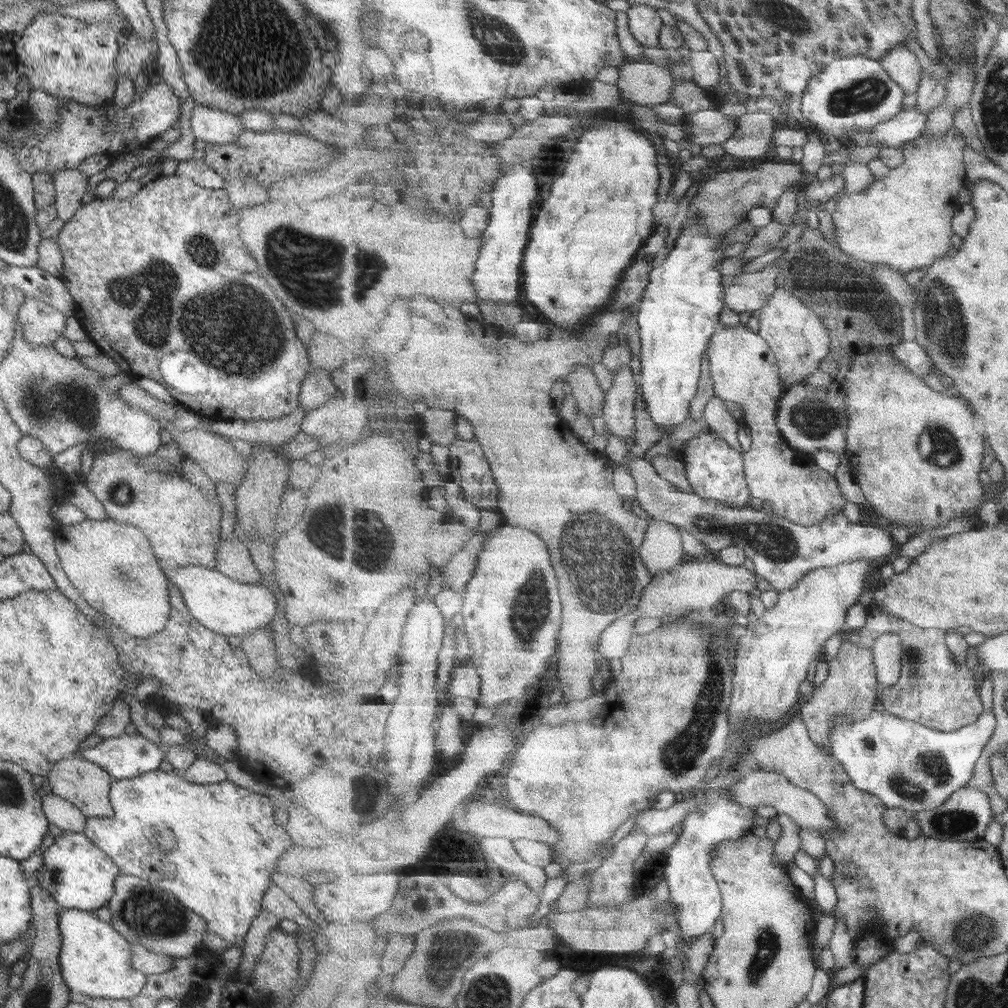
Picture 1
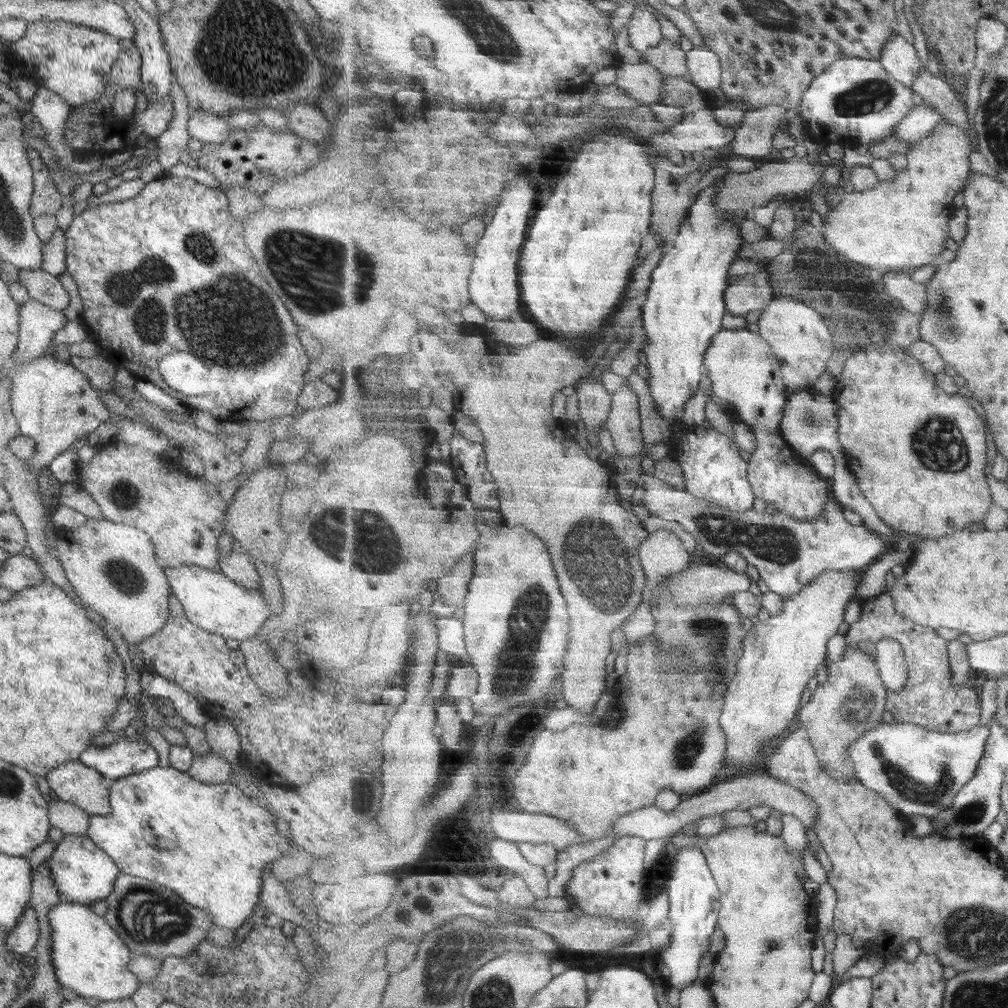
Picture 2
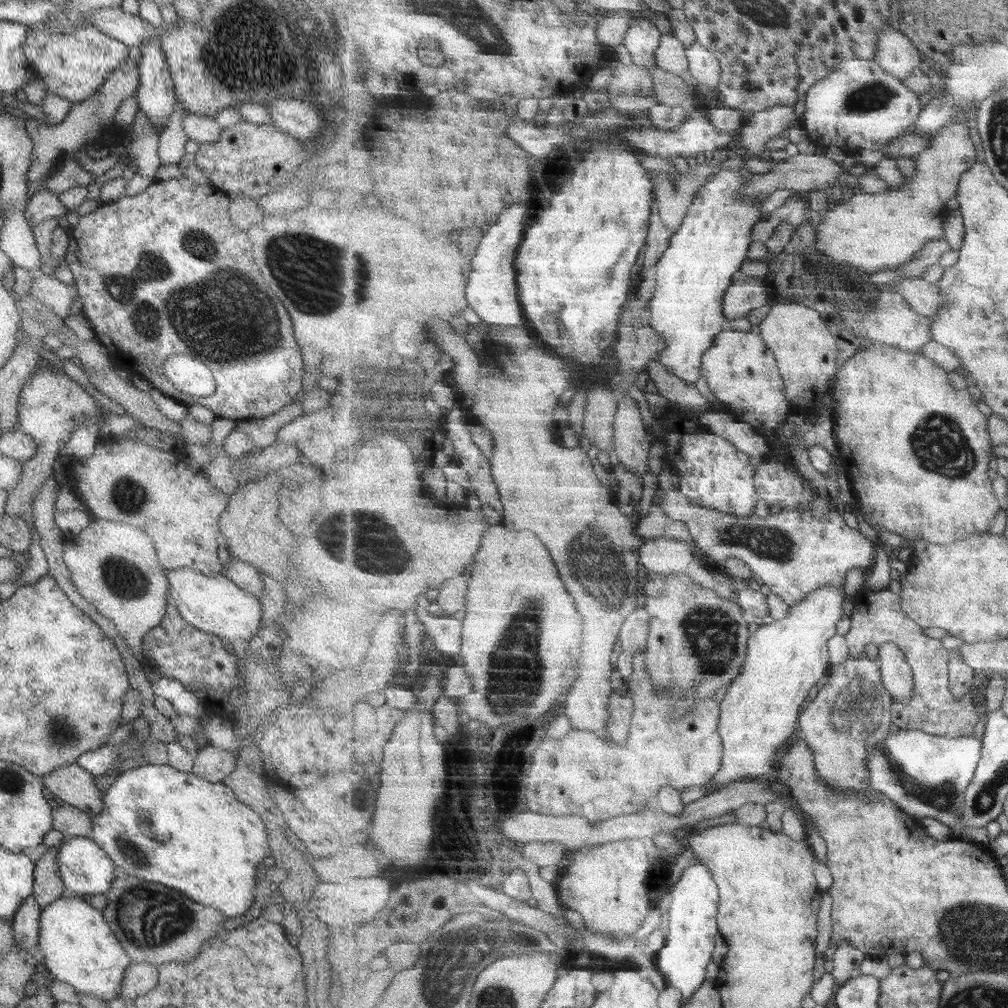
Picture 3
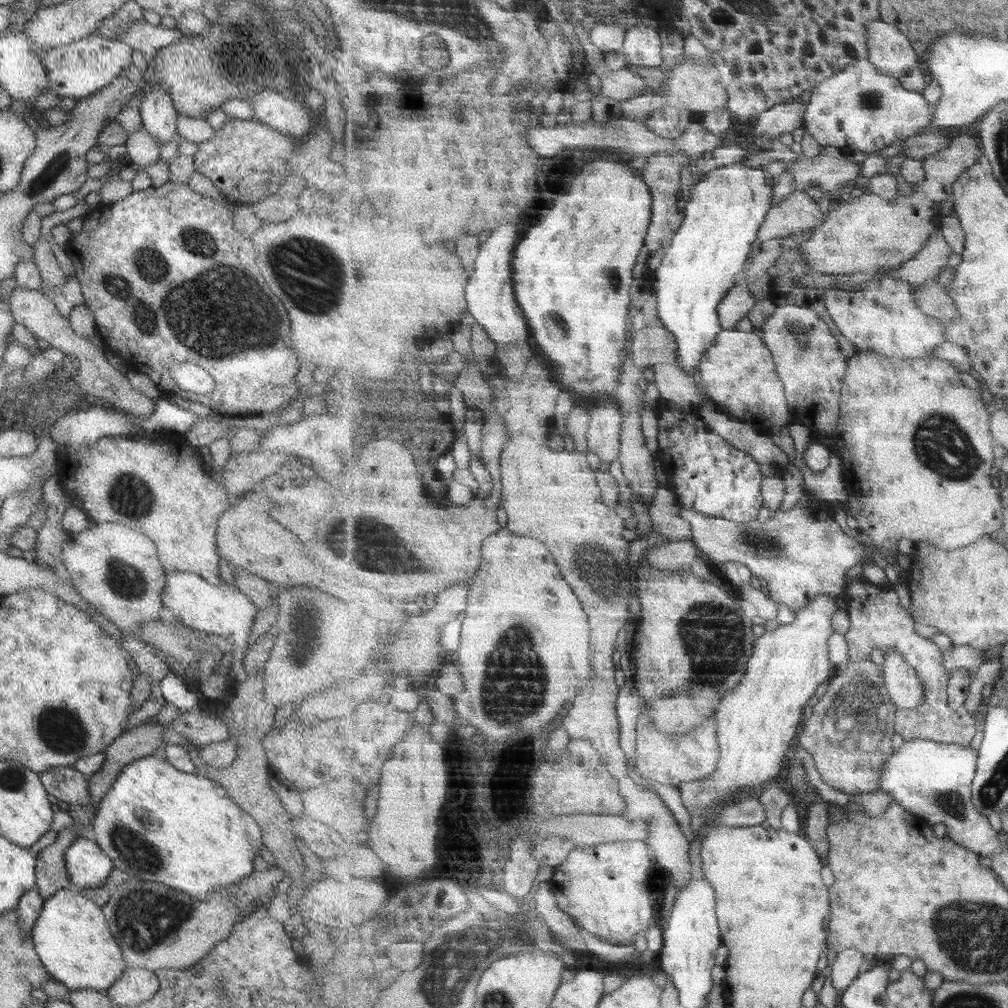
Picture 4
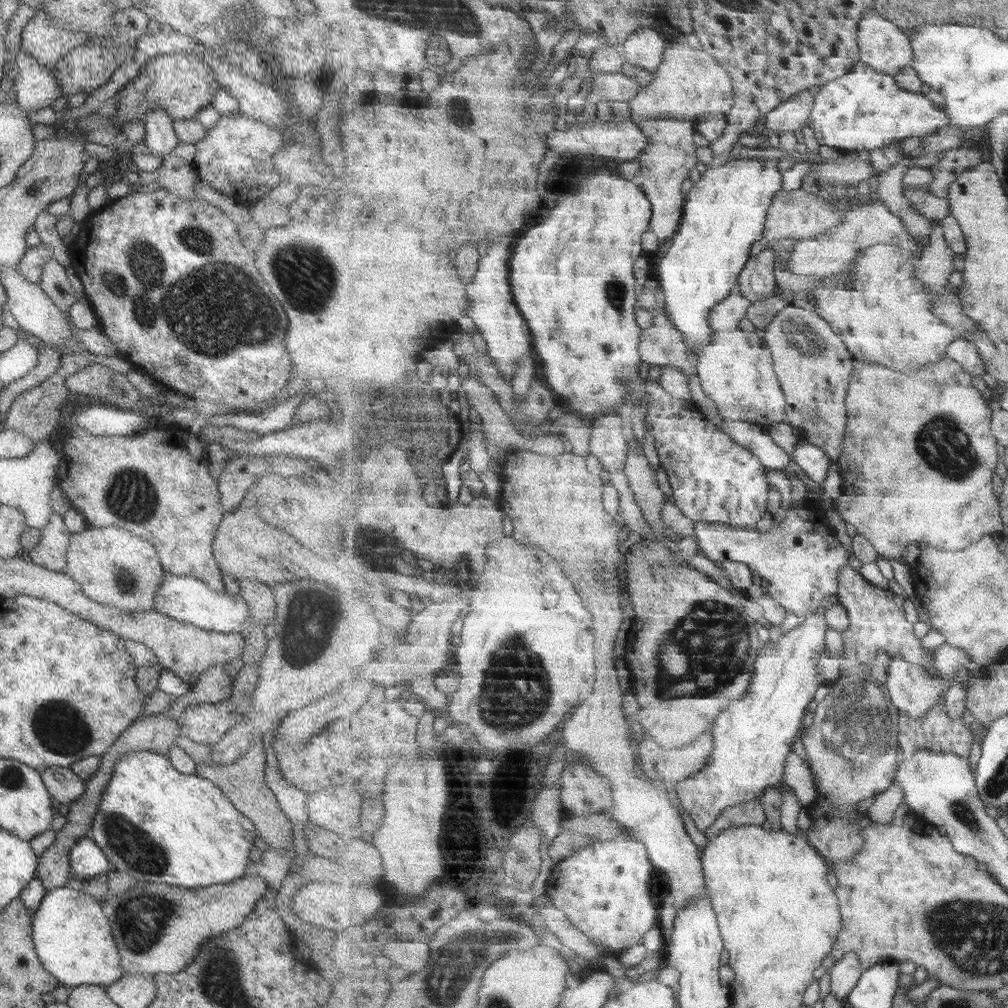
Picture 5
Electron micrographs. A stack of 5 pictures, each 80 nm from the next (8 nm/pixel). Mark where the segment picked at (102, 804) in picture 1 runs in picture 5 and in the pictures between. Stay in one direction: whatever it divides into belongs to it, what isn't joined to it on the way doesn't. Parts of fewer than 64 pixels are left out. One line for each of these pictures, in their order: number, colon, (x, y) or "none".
2: (72, 782)
3: (71, 785)
4: (65, 784)
5: (60, 782)

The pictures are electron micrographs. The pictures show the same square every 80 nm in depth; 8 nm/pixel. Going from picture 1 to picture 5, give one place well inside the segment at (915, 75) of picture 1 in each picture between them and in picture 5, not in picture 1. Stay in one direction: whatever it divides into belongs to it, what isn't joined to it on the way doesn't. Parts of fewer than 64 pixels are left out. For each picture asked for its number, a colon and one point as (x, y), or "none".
2: (900, 58)
3: (896, 54)
4: (891, 51)
5: (883, 46)

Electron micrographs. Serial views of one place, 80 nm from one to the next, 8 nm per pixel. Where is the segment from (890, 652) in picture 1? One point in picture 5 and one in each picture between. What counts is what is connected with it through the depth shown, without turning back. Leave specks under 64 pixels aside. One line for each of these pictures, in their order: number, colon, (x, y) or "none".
2: (891, 659)
3: (898, 676)
4: (903, 684)
5: (912, 688)

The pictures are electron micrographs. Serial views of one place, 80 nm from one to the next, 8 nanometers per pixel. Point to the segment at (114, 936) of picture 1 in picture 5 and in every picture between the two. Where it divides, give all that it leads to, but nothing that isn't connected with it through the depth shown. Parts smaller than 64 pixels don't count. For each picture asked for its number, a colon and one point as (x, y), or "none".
2: (87, 956)
3: (78, 948)
4: (71, 937)
5: (72, 937)

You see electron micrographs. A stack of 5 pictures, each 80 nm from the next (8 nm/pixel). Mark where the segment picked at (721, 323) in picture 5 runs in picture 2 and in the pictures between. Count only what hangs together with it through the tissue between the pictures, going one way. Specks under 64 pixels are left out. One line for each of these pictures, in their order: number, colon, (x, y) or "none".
2: (753, 292)
3: (742, 298)
4: (735, 307)

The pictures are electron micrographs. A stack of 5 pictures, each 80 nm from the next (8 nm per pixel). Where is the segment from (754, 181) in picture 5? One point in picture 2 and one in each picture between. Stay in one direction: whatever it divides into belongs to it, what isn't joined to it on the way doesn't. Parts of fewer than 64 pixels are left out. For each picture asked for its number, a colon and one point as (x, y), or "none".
2: (685, 307)
3: (692, 276)
4: (726, 210)

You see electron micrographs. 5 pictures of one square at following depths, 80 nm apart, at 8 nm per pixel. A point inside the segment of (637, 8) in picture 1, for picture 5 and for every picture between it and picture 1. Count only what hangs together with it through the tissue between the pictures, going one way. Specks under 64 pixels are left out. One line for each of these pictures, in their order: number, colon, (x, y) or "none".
2: (644, 31)
3: (643, 39)
4: (643, 46)
5: (646, 48)

